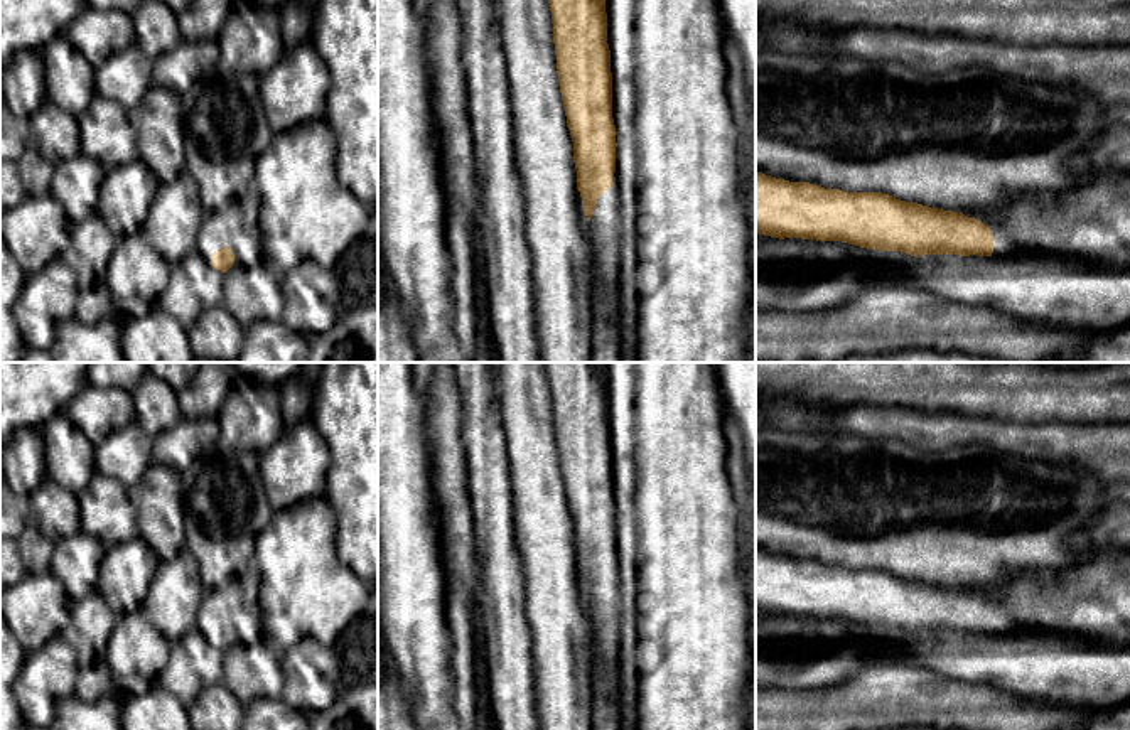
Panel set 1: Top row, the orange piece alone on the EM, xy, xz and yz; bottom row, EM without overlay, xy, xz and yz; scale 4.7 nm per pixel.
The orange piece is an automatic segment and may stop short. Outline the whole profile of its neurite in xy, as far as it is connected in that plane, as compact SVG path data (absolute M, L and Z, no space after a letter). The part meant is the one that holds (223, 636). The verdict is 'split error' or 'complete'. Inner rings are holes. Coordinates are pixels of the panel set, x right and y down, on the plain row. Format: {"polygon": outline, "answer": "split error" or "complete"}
{"polygon": "M238 578L204 590L197 612L197 629L209 644L228 649L233 644L253 644L263 639L258 607L245 602Z", "answer": "split error"}

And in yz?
{"polygon": "M756 548L756 610L842 619L911 634L1039 636L987 588L943 588L882 570L845 570Z", "answer": "split error"}

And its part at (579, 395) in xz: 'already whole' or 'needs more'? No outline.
needs more

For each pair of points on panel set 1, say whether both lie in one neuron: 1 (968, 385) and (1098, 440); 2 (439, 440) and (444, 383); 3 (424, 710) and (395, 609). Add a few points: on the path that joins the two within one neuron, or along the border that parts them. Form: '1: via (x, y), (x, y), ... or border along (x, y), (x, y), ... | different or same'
1: border along (1012, 420), (1083, 422), (1092, 425) | different
2: via (444, 427), (444, 397) | same
3: via (424, 685), (422, 648), (415, 634) | same

